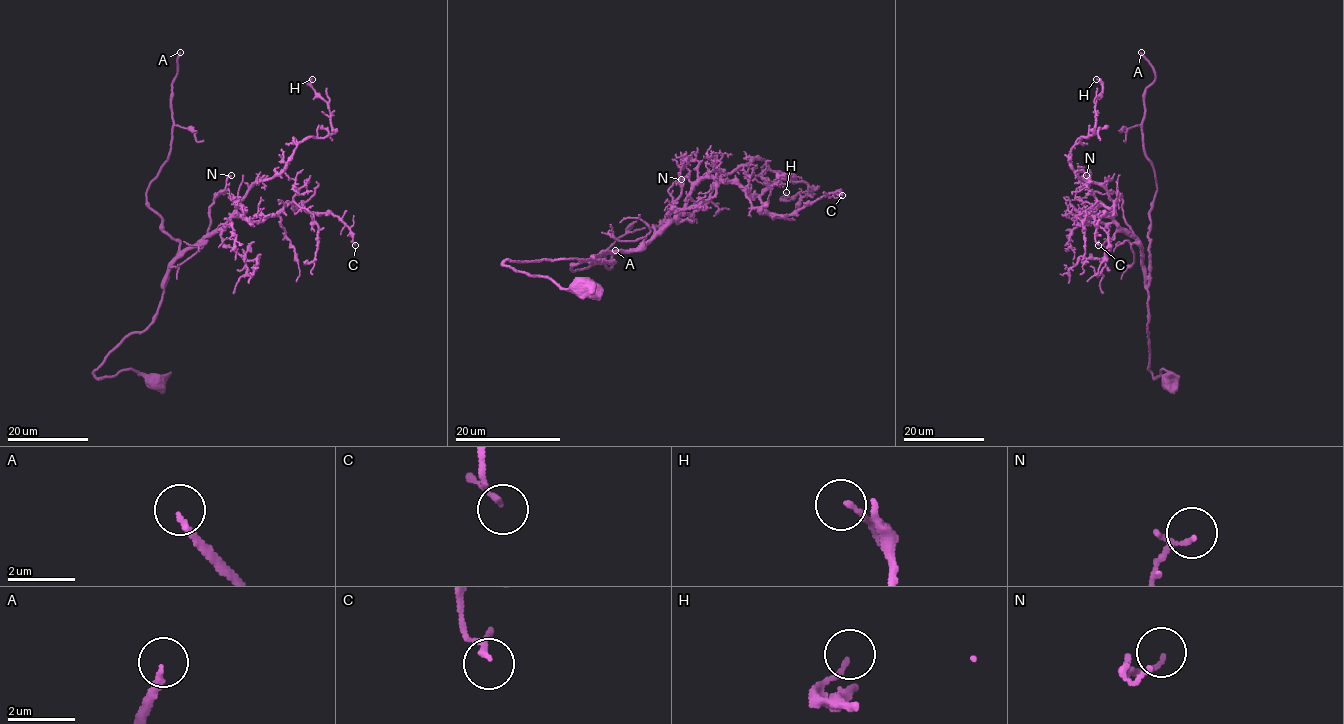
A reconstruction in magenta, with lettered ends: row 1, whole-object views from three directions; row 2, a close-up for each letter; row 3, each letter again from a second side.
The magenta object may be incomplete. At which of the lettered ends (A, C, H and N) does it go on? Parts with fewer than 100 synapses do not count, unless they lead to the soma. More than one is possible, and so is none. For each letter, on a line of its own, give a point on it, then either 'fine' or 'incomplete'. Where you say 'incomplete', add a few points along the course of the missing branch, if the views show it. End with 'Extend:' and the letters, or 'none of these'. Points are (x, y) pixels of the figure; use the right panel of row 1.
A: (1141, 52) | incomplete
C: (1098, 245) | fine
H: (1096, 79) | fine
N: (1086, 175) | fine
Extend: A

